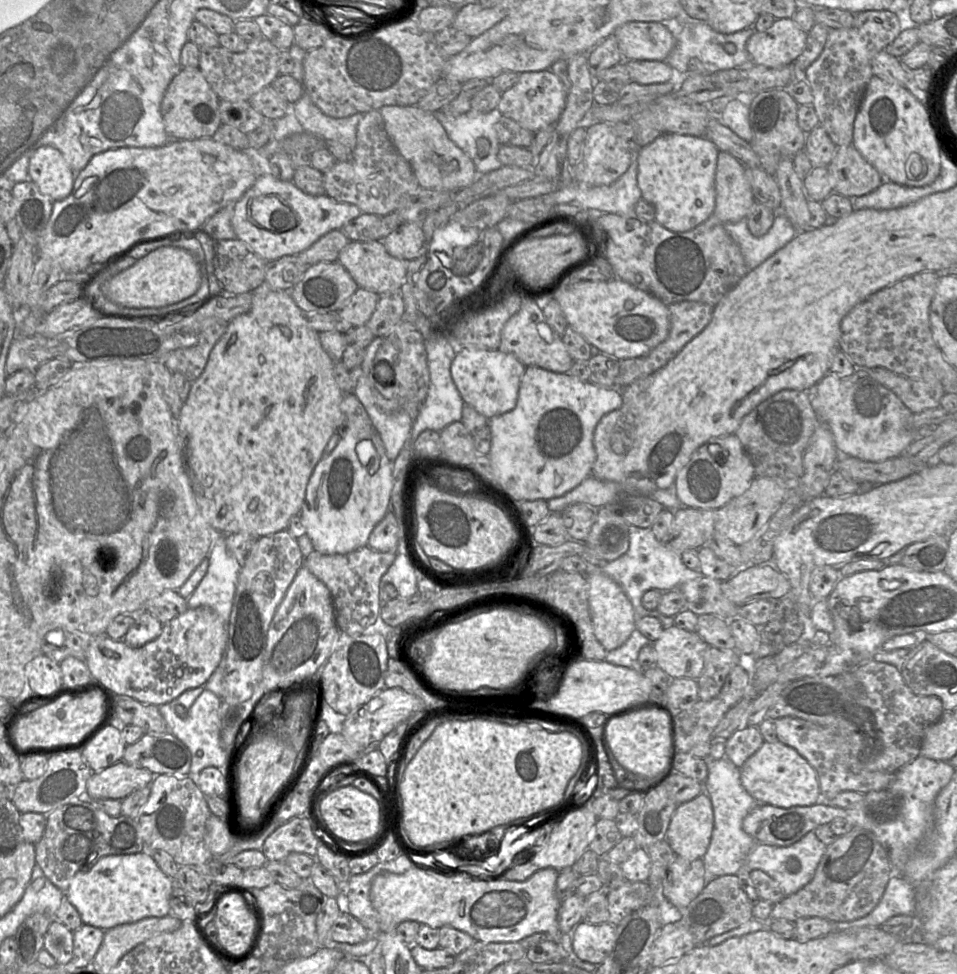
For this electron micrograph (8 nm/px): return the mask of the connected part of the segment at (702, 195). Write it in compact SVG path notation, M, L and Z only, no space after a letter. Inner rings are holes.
M675 133L662 134L638 150L637 182L642 199L655 208L656 222L671 231L685 232L714 214L719 152L707 137Z

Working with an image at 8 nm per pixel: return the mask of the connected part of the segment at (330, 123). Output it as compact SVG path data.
M307 94L293 103L294 115L304 132L316 135L324 140L337 141L354 151L357 140L357 125L365 113L348 117L333 118L316 107Z

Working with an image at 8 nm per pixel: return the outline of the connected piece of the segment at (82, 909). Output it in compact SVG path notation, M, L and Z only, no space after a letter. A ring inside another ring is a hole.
M149 852L107 855L100 858L85 872L78 872L65 892L66 897L80 914L83 924L104 931L115 926L137 922L148 917L164 917L171 913L169 898L174 887L171 880L156 864Z

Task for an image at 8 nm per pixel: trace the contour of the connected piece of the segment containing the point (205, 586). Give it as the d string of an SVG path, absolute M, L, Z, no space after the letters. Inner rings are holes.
M222 534L210 550L208 570L187 599L188 608L208 607L222 618L227 628L241 566L230 555Z

